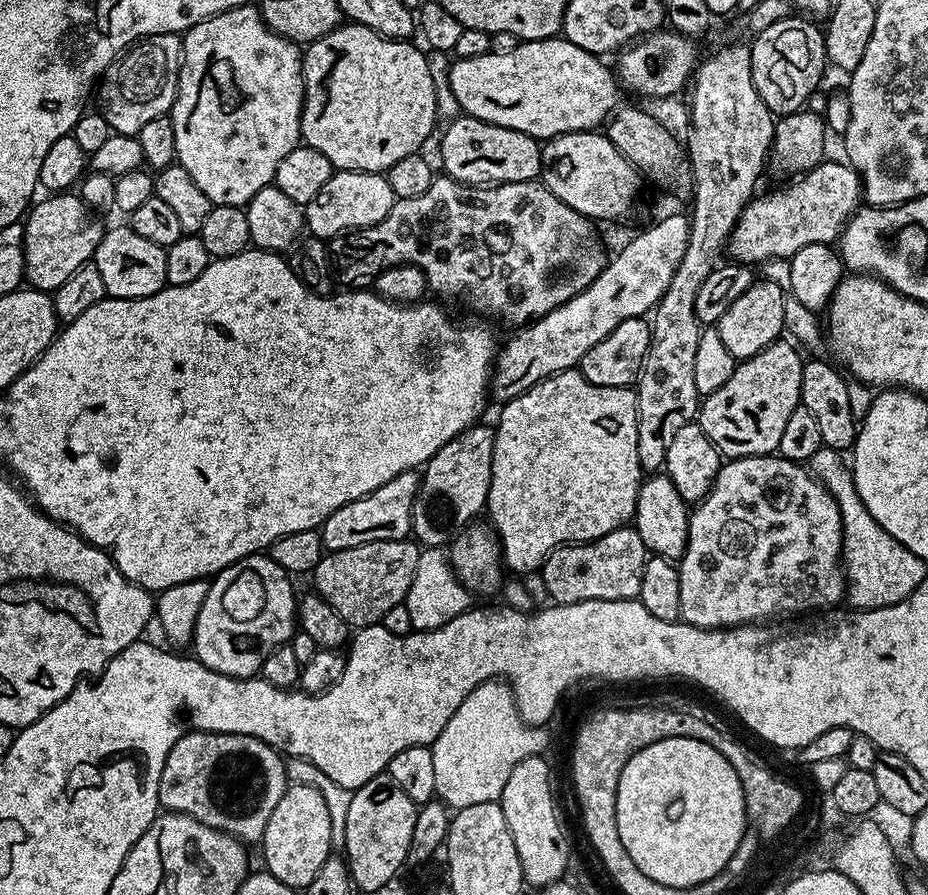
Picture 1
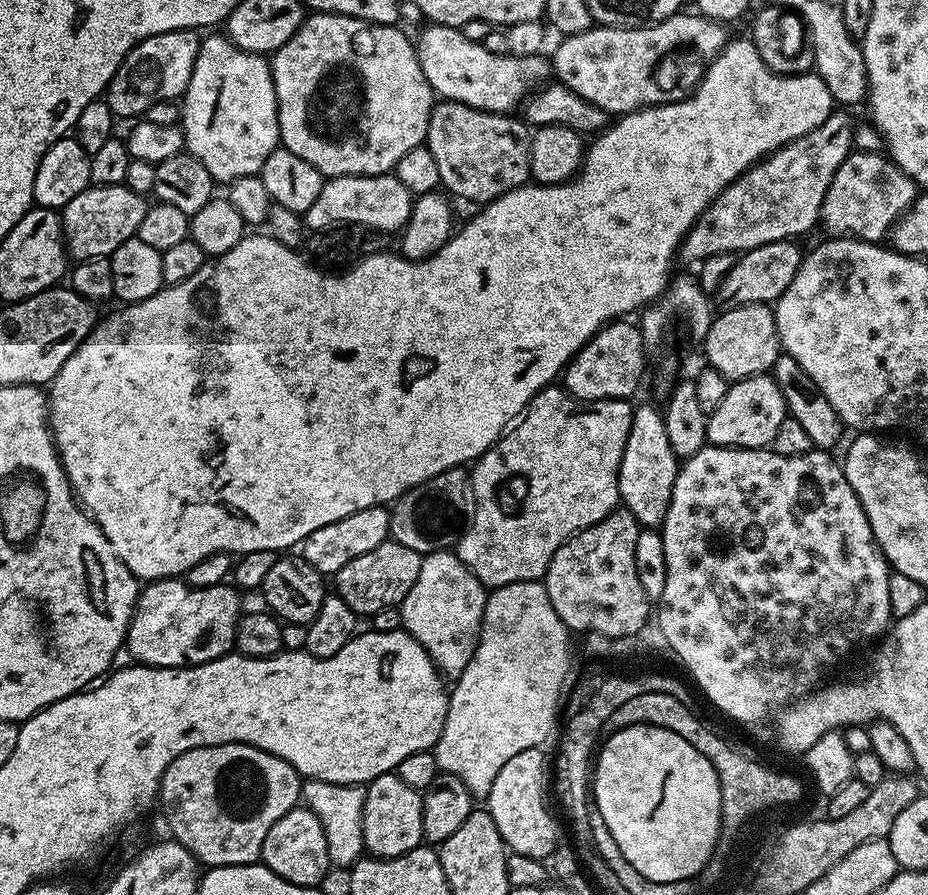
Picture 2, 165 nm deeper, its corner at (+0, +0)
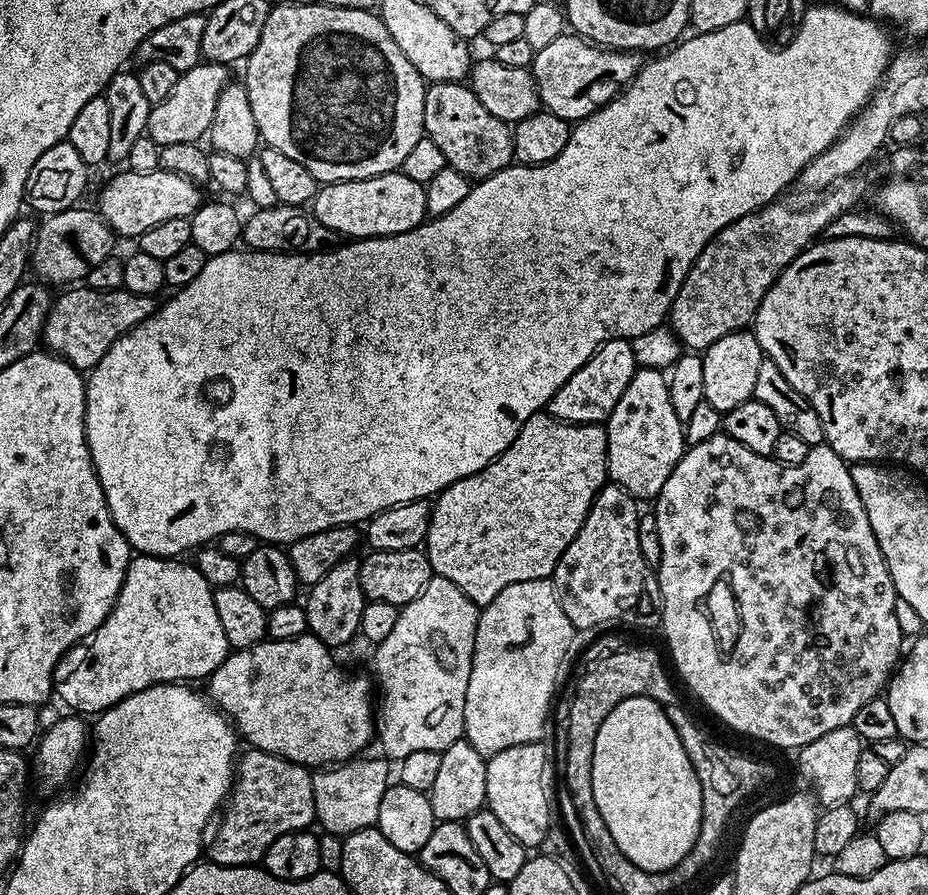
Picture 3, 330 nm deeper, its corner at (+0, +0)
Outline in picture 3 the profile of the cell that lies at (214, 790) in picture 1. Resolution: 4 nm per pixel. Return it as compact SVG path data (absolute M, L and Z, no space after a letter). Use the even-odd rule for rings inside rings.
M248 750L243 756L244 753L234 768L234 783L230 799L219 817L216 841L213 844L211 841L206 848L207 855L208 852L212 855L209 856L211 863L222 864L225 868L259 865L274 838L287 832L311 829L316 819L314 786L309 769L259 750Z

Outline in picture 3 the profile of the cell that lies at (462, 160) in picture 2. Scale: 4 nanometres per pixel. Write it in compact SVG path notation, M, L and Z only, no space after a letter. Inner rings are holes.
M435 82L424 89L424 131L446 154L449 168L479 182L509 167L514 160L512 128L502 118L494 118L473 94L467 83Z

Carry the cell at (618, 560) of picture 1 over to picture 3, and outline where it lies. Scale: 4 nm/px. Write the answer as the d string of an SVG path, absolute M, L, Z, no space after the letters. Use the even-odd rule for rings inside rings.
M609 482L594 498L586 522L582 522L582 530L578 530L570 546L566 546L550 579L562 606L562 614L570 618L573 629L596 628L599 624L633 624L636 628L652 628L661 623L664 608L660 604L660 582L653 565L642 558L642 546L638 546L640 513L636 497L619 484Z

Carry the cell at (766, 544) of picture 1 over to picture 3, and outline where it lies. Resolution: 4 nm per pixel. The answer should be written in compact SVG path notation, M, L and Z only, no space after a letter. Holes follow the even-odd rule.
M723 434L711 436L706 438L706 442L698 442L685 451L670 478L666 478L666 486L662 486L660 495L655 497L654 511L658 538L662 542L658 579L660 604L664 608L664 640L689 690L722 723L729 724L744 736L765 740L776 748L799 750L814 742L814 738L830 734L830 730L849 727L854 714L858 714L858 706L866 706L866 702L885 691L902 659L902 637L898 630L898 618L894 618L894 606L898 599L896 587L874 538L874 530L870 530L870 518L866 518L862 498L858 498L852 469L833 448L825 443L812 446L801 464L783 465L772 456L746 450L746 446L742 446L742 442L734 442L734 438Z

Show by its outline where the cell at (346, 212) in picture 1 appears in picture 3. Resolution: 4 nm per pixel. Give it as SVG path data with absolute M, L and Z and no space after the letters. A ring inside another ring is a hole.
M397 170L374 178L325 184L317 191L310 212L318 222L322 222L322 226L334 230L341 237L375 238L414 230L424 223L428 207L424 185L414 182L414 178L406 178Z

